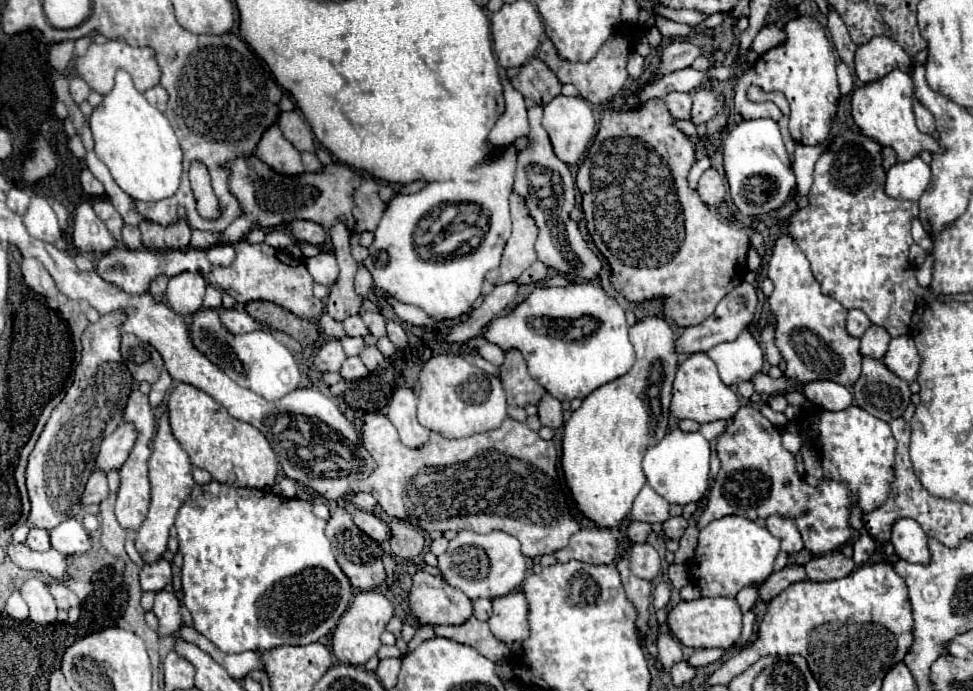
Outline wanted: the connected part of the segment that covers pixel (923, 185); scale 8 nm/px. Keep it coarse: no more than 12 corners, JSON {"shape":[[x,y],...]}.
{"shape":[[920,157],[886,173],[886,193],[918,201],[928,189],[930,165]]}

